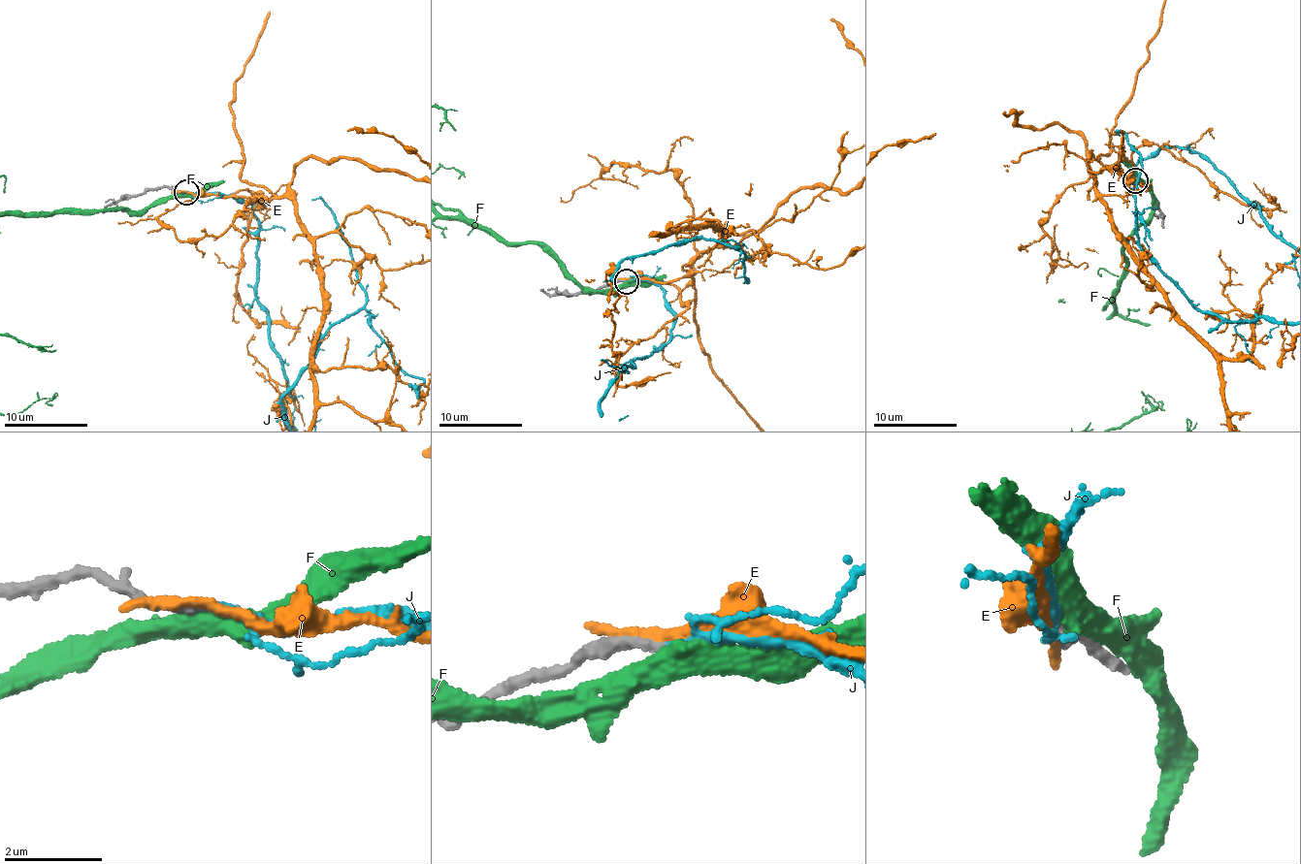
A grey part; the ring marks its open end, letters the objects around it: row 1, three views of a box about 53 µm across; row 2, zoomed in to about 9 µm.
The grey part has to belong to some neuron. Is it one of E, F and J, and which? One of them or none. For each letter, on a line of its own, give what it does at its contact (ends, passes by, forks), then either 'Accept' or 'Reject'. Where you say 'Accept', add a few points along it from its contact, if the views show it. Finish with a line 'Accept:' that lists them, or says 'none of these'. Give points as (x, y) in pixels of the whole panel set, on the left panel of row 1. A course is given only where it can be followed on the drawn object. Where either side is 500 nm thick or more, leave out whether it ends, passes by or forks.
E: It ends there. Reject
F: It passes by. Reject
J: It ends there. Accept
Accept: J

